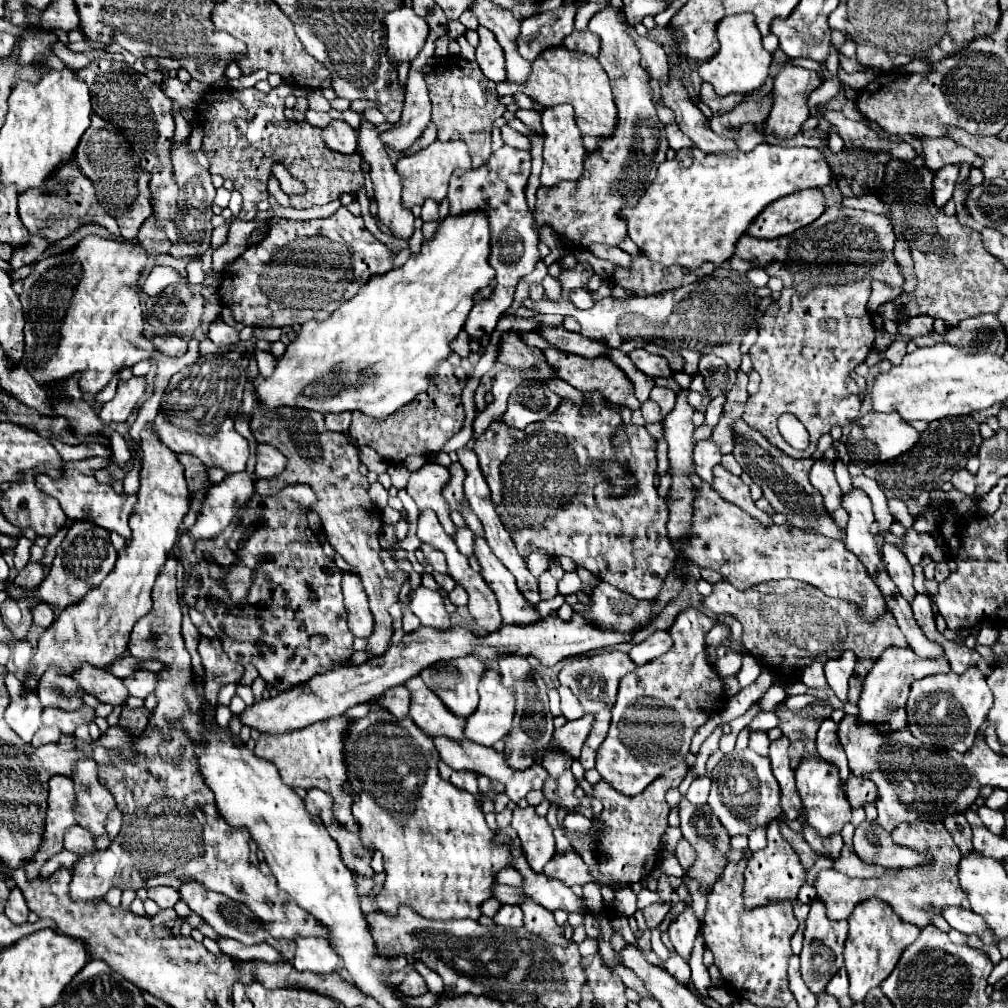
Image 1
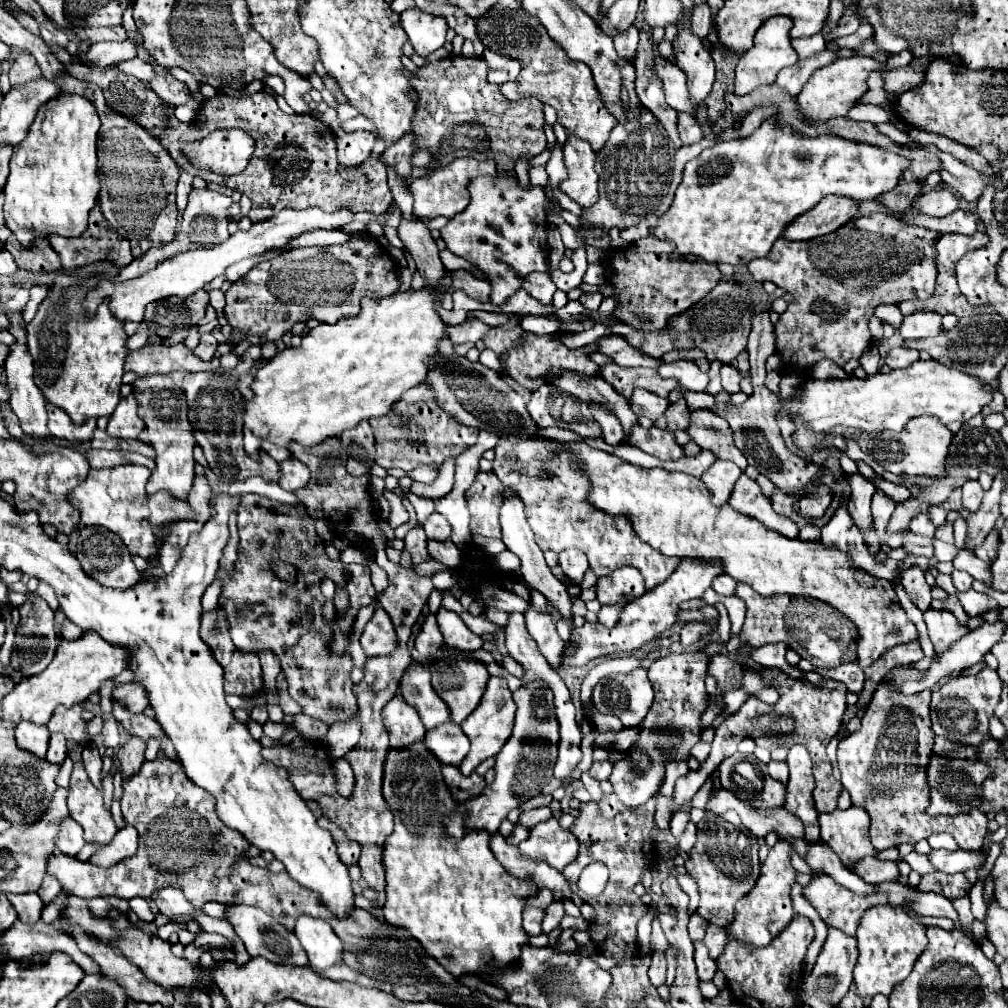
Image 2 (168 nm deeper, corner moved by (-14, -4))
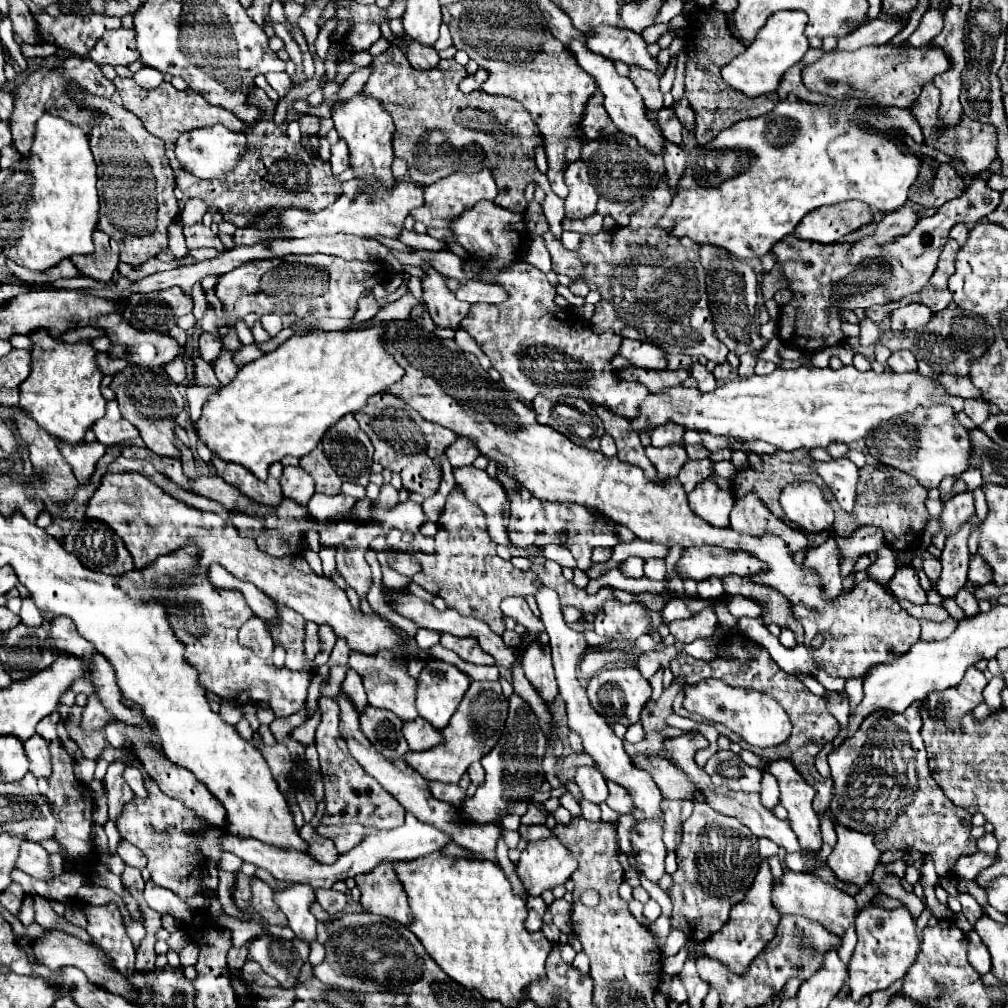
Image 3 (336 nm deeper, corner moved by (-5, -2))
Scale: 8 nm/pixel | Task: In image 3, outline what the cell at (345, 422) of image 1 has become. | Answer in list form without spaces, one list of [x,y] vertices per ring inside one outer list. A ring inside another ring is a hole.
[[[352,413],[334,423],[322,439],[322,449],[344,481],[366,485],[372,465],[372,443]]]

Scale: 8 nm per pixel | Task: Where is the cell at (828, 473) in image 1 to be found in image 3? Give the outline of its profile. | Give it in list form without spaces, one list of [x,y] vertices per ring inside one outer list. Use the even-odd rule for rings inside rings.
[[[828,537],[820,547],[808,549],[804,563],[806,567],[818,571],[822,585],[826,589],[826,599],[838,597],[842,593],[842,581],[844,581],[844,577],[840,575],[842,555],[836,537]]]

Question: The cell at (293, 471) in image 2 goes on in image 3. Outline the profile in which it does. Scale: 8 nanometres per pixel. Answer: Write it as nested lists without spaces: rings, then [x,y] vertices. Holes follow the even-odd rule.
[[[284,467],[282,493],[300,505],[306,505],[314,495],[314,479],[302,467]]]

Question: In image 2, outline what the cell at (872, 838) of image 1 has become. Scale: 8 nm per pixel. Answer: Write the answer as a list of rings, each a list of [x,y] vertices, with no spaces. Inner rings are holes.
[[[931,851],[931,863],[941,873],[965,873],[967,869],[981,869],[985,865],[987,855],[983,851],[969,853],[969,851]]]

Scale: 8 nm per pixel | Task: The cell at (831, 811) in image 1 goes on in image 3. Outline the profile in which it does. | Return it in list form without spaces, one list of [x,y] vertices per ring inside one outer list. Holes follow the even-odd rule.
[[[834,825],[834,831],[838,841],[826,861],[828,867],[840,881],[864,887],[880,861],[880,851],[874,845],[874,835],[858,833],[854,829],[846,829],[844,825]]]

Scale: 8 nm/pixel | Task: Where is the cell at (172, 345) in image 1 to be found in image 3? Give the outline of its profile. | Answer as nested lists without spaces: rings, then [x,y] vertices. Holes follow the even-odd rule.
[[[202,333],[200,339],[198,339],[198,349],[200,349],[200,357],[206,361],[206,363],[212,363],[218,353],[220,353],[220,341],[216,337],[212,337],[210,333]]]

